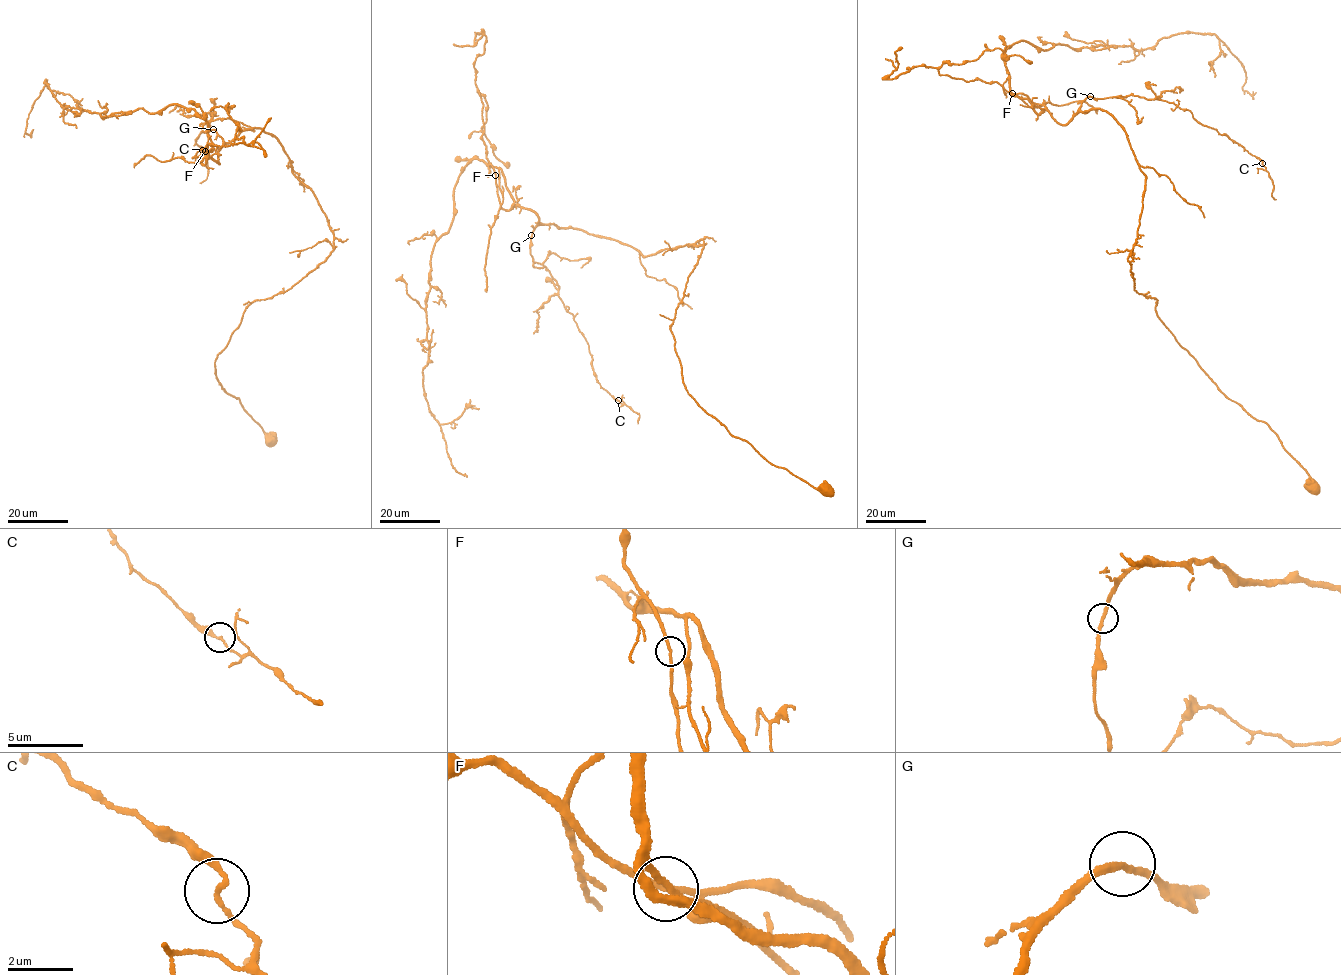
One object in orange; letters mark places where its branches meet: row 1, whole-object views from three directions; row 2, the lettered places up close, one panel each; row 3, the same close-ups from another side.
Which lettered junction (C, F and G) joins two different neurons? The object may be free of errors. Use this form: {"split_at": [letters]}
{"split_at": []}

